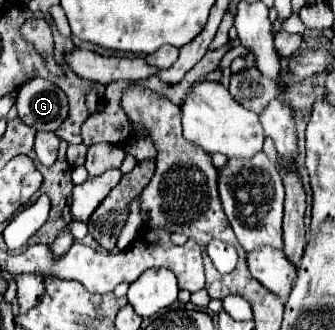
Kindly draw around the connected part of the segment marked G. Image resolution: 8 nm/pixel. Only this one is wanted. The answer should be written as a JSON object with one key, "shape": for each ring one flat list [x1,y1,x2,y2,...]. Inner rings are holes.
{"shape":[[34,78,22,84,16,108,18,118,34,130,56,130,68,116,68,98,52,82]]}

